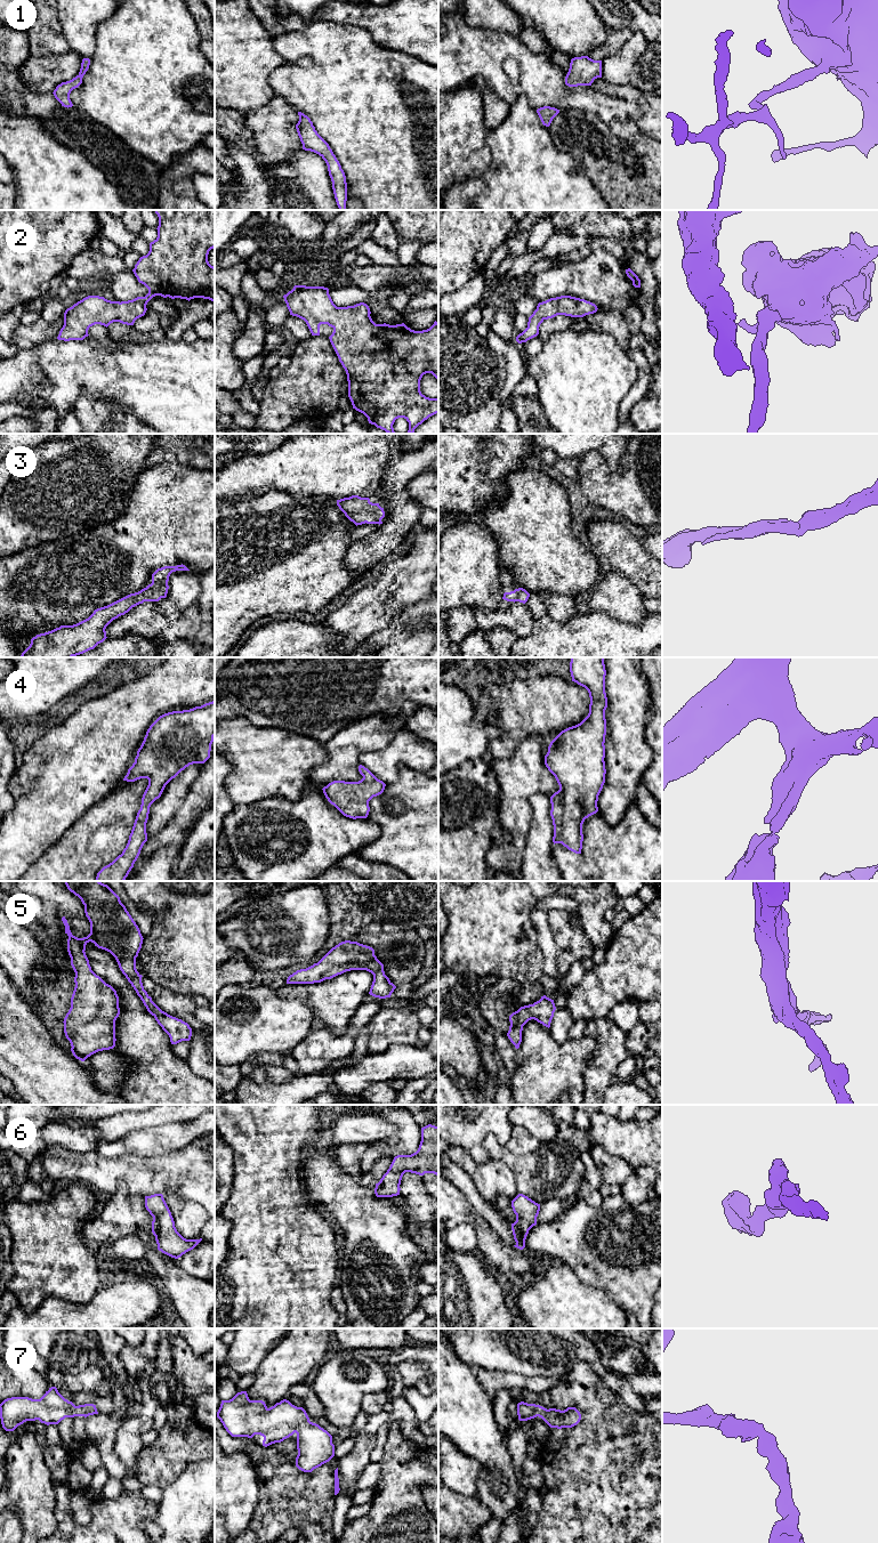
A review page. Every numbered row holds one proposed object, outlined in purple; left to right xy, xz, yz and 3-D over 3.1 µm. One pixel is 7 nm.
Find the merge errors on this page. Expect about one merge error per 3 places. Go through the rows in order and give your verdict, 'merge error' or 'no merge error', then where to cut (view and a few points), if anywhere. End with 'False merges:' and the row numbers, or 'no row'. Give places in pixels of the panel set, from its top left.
1: no merge error | no cut
2: no merge error | no cut
3: no merge error | no cut
4: no merge error | no cut
5: no merge error | no cut
6: no merge error | no cut
7: no merge error | no cut
False merges: no row

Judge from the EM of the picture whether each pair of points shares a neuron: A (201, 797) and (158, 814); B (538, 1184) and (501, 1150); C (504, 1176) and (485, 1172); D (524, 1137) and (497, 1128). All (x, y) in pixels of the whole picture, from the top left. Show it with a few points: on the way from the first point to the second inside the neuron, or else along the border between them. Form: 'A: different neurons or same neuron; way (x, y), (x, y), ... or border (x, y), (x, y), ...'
A: different neurons; border (191, 782), (185, 797), (162, 827)
B: same neuron; way (529, 1174), (510, 1160)
C: same neuron; way (499, 1176), (490, 1176)
D: different neurons; border (514, 1125), (510, 1137), (505, 1145)

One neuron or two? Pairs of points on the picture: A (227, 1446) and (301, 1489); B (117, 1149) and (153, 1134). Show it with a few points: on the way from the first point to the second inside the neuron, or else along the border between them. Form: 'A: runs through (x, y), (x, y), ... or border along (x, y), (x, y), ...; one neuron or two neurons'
A: runs through (246, 1445), (249, 1445), (283, 1478); one neuron
B: runs through (126, 1145), (144, 1142); one neuron

